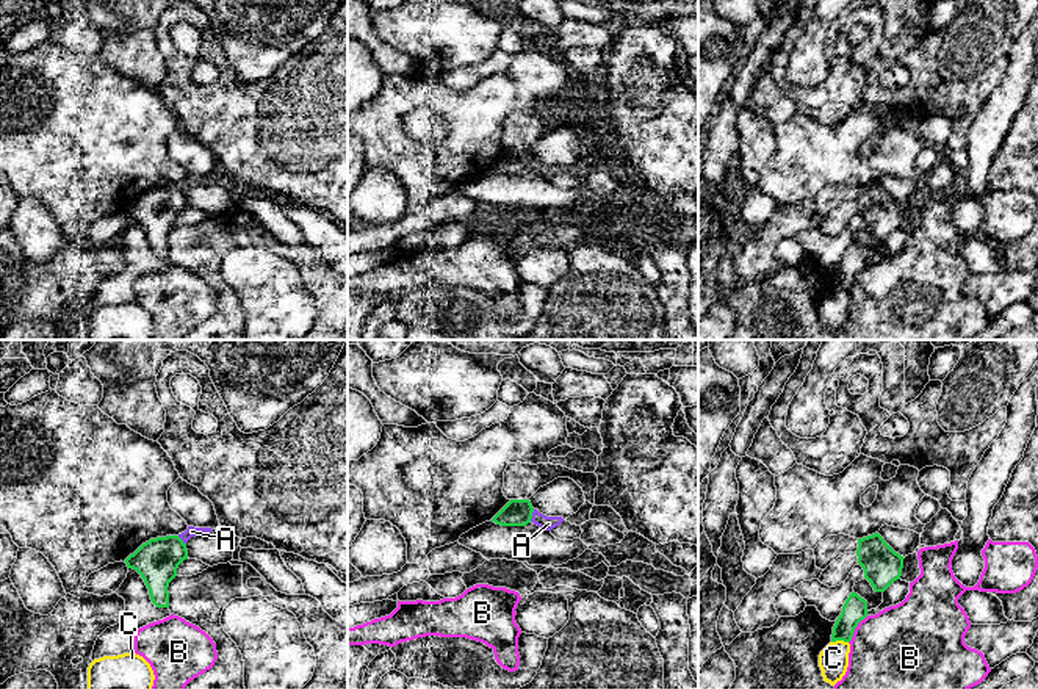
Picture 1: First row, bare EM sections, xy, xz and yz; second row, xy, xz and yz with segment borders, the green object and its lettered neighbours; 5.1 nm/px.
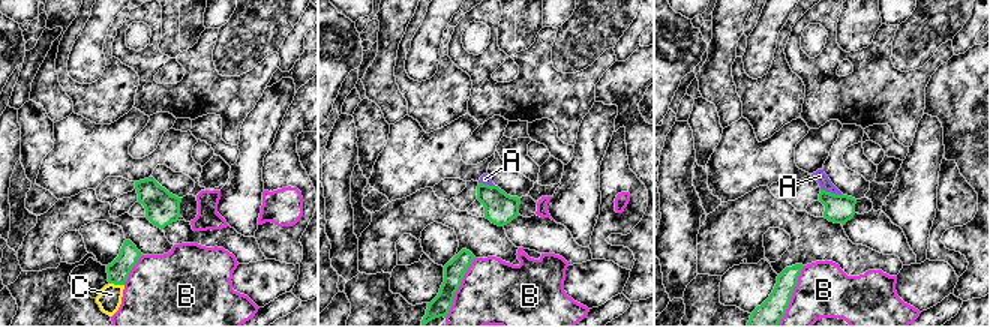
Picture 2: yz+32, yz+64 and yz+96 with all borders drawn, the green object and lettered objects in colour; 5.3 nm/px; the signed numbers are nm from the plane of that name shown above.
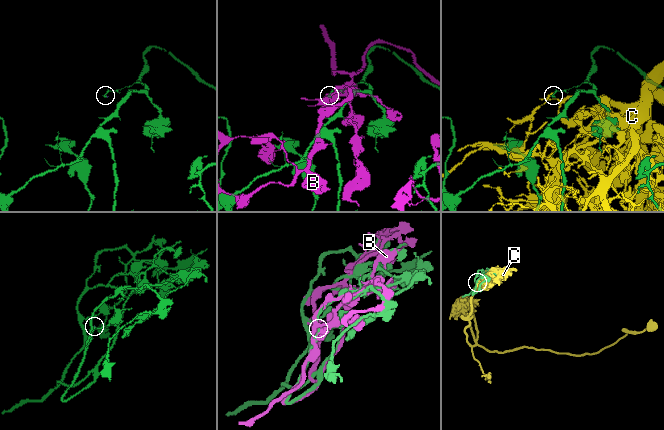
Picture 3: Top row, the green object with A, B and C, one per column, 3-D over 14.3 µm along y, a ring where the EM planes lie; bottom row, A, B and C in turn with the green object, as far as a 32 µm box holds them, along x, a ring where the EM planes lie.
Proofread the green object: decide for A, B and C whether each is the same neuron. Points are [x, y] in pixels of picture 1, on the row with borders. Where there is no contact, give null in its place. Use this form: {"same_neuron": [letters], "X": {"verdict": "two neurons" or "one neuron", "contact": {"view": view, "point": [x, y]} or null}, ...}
{"same_neuron": ["A"], "A": {"verdict": "one neuron", "contact": {"view": "xz", "point": [531, 515]}}, "B": {"verdict": "two neurons", "contact": {"view": "yz", "point": [855, 627]}}, "C": {"verdict": "two neurons", "contact": {"view": "yz", "point": [839, 639]}}}

